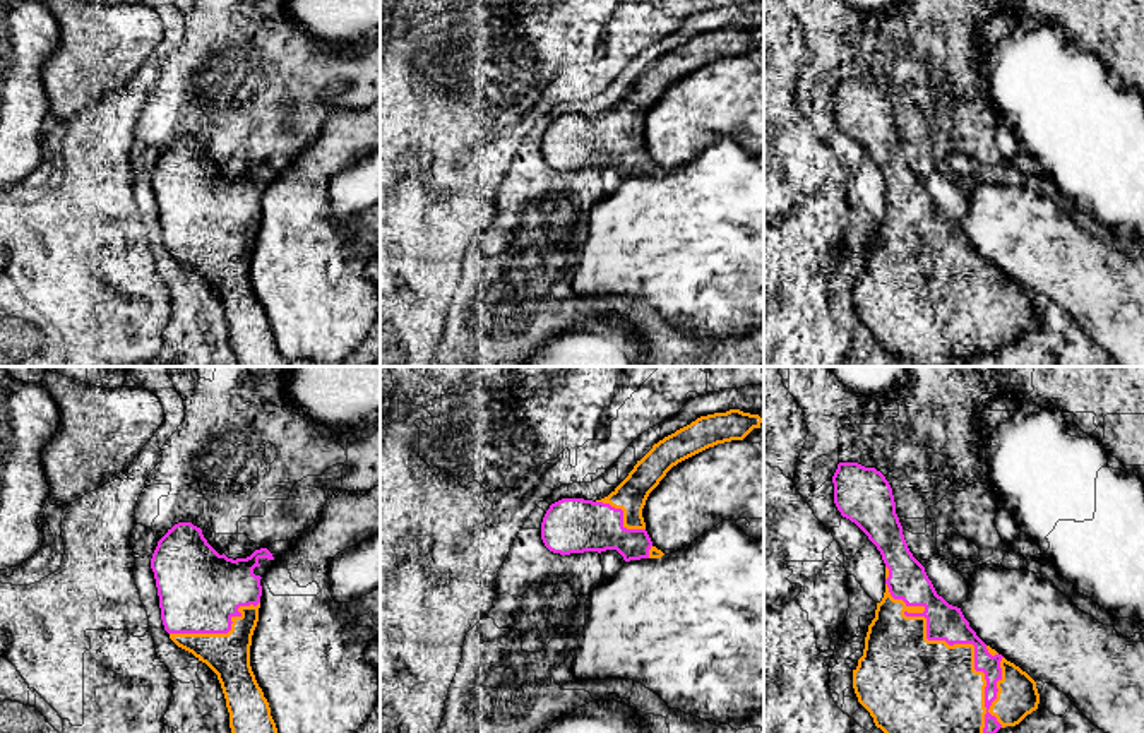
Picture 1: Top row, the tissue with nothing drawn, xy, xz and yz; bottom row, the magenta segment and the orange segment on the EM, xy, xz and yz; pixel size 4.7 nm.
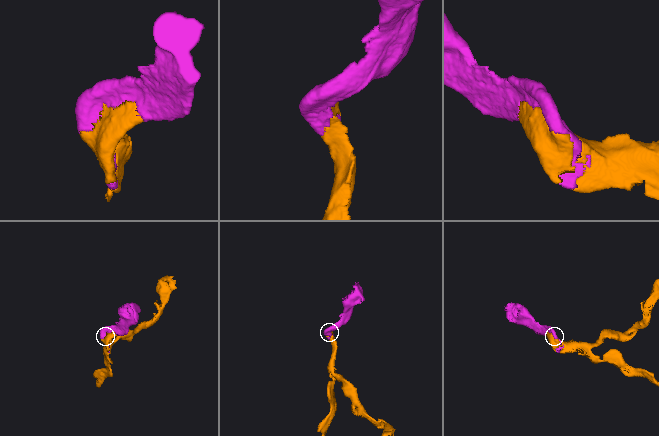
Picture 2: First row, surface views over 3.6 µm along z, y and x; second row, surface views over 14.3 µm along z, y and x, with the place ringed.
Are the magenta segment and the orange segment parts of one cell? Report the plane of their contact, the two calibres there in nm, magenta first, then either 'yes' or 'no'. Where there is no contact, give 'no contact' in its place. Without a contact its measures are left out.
meets magenta in yz; 180 nm thick on the magenta side, 440 nm on the other; yes

